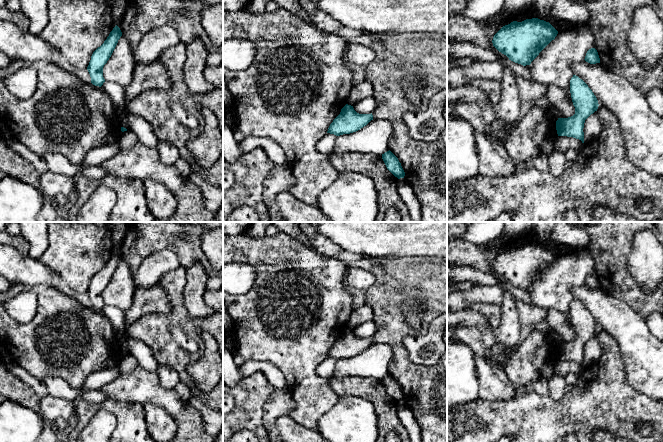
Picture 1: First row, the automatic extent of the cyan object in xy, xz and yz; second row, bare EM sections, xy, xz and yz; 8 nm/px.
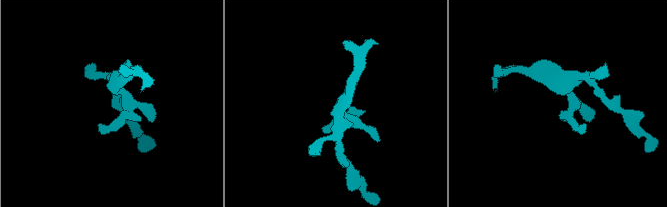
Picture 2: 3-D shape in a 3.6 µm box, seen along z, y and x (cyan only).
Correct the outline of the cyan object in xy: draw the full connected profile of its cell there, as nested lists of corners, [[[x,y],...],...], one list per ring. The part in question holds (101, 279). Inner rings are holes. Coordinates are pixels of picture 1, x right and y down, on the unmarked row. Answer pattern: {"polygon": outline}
{"polygon": [[[116,249],[104,267],[93,276],[87,291],[93,309],[101,311],[105,306],[103,291],[111,281],[121,260],[122,256]]]}

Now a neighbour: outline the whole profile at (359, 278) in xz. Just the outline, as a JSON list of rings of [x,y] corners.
[[[348,268],[347,275],[345,277],[345,284],[350,287],[367,291],[371,287],[375,286],[377,282],[376,276],[362,268]]]

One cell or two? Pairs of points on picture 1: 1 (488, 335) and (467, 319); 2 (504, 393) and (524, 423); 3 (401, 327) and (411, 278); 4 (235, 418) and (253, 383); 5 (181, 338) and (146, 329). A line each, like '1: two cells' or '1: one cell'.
1: one cell
2: two cells
3: one cell
4: one cell
5: two cells

